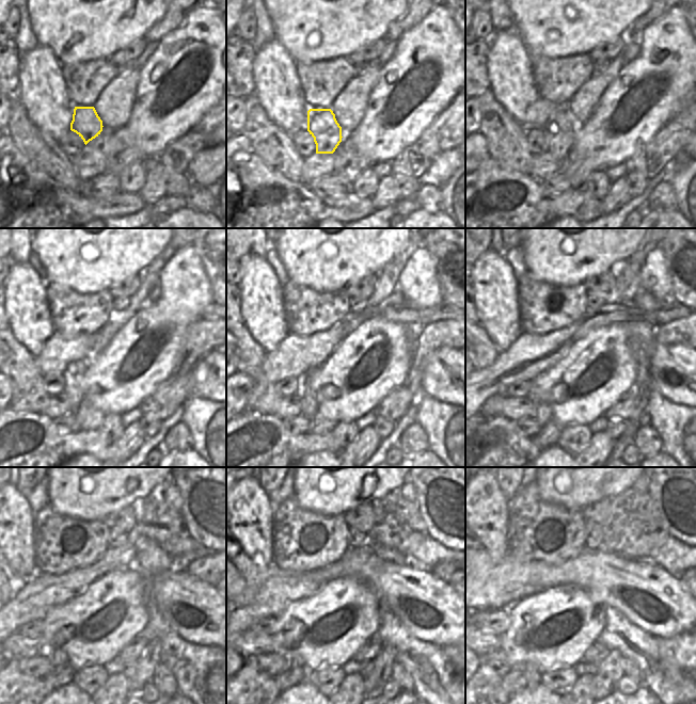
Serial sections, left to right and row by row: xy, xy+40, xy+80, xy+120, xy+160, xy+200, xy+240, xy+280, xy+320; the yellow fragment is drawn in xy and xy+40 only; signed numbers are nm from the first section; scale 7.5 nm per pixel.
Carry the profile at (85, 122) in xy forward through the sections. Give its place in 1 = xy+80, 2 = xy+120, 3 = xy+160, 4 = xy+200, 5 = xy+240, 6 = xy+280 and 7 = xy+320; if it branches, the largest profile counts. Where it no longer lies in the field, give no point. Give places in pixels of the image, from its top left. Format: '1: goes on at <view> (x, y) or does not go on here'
1: goes on at xy+80 (560, 130)
2: goes on at xy+120 (74, 374)
3: goes on at xy+160 (309, 408)
4: goes on at xy+200 (543, 415)
5: goes on at xy+240 (58, 657)
6: goes on at xy+280 (294, 660)
7: goes on at xy+320 (532, 675)

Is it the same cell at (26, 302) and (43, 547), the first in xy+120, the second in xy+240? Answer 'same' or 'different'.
different

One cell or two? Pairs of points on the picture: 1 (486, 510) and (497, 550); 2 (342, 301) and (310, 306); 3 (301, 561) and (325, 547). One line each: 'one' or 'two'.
1: one
2: one
3: one

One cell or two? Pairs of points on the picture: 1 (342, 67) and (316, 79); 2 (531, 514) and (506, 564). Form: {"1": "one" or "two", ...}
{"1": "one", "2": "two"}

